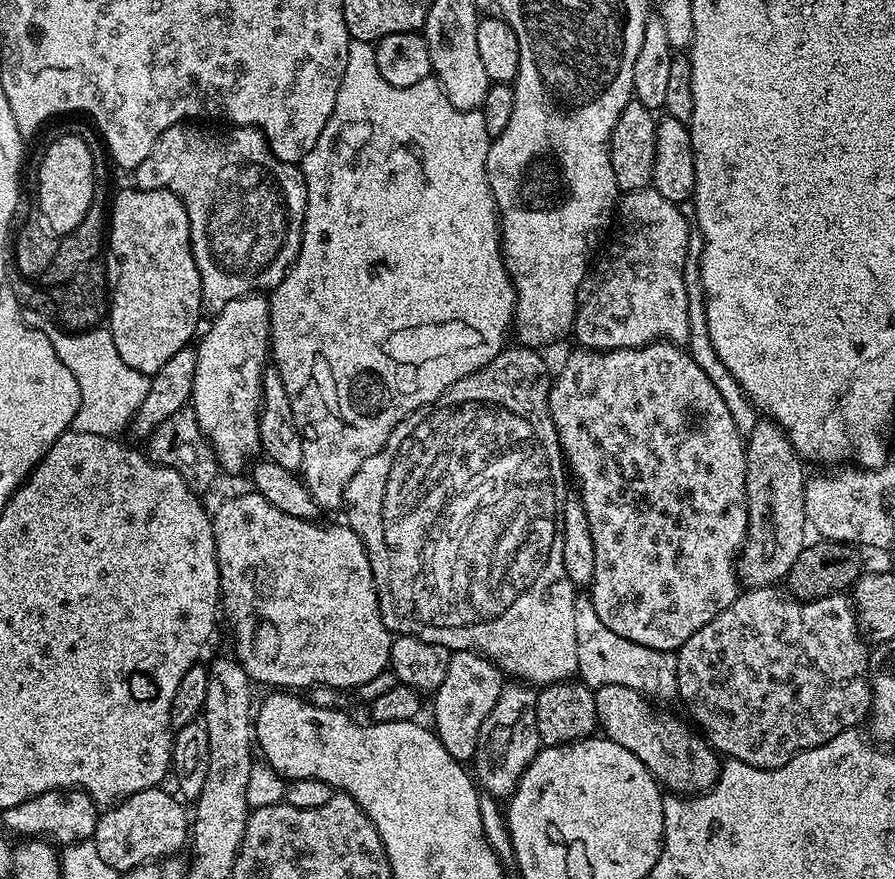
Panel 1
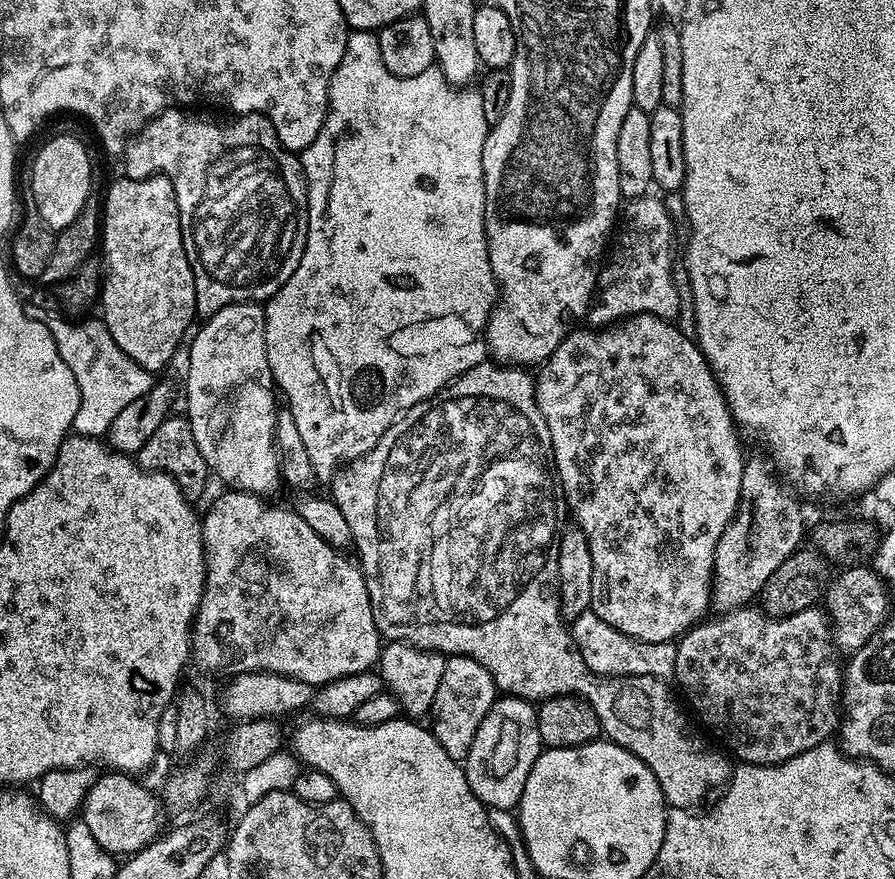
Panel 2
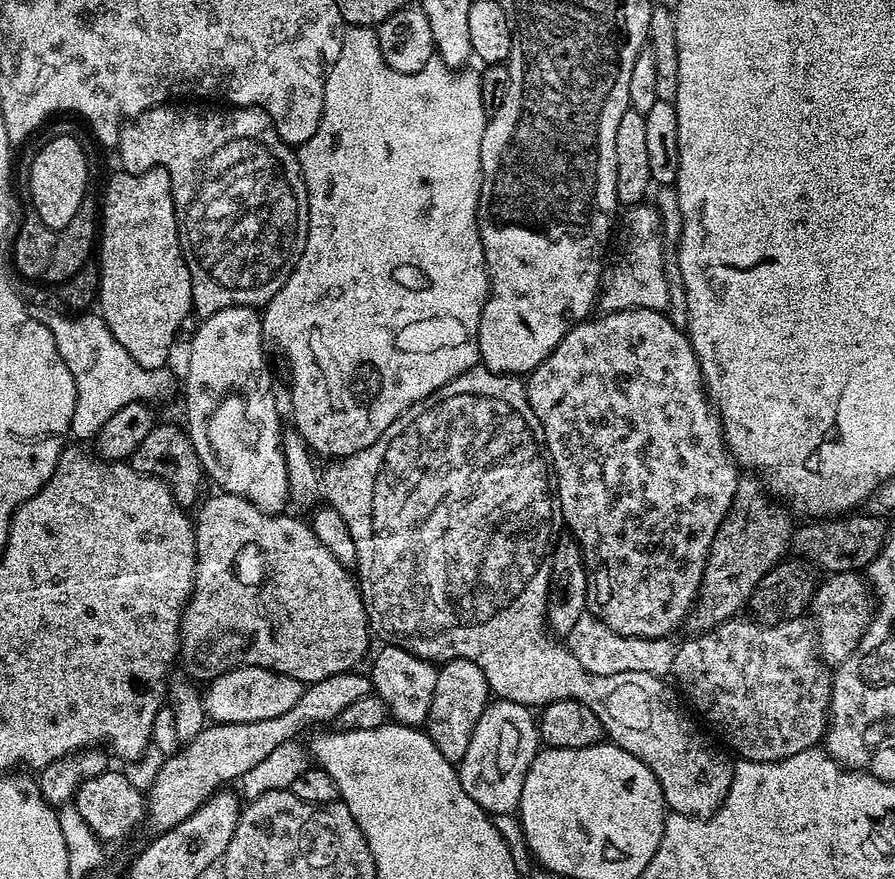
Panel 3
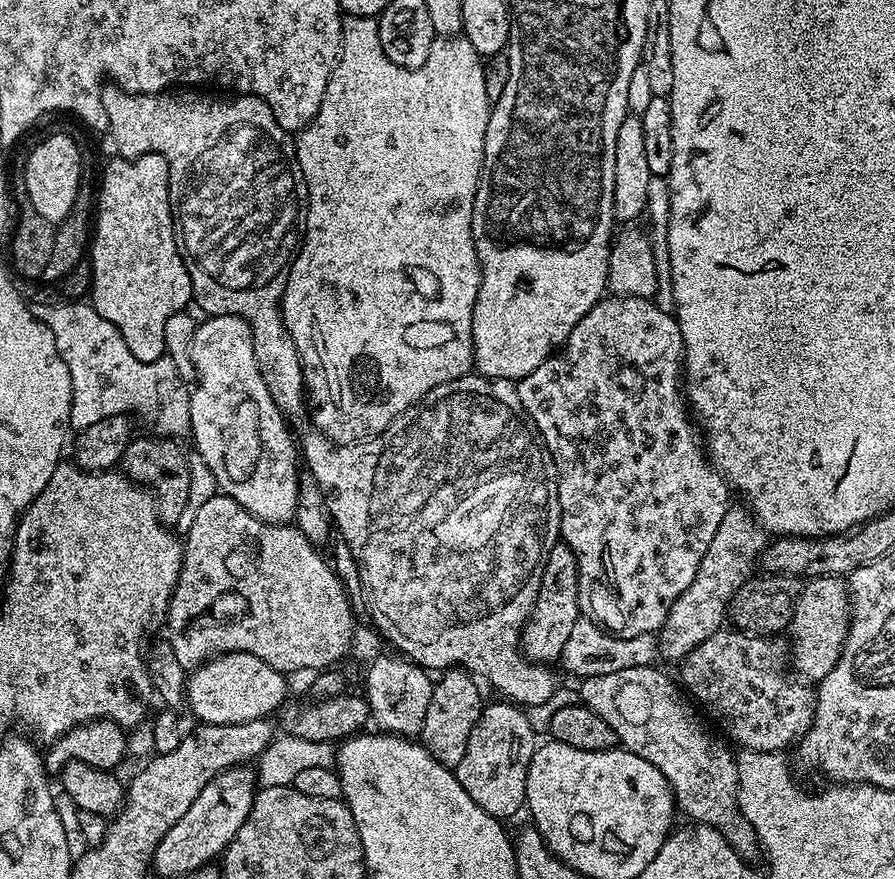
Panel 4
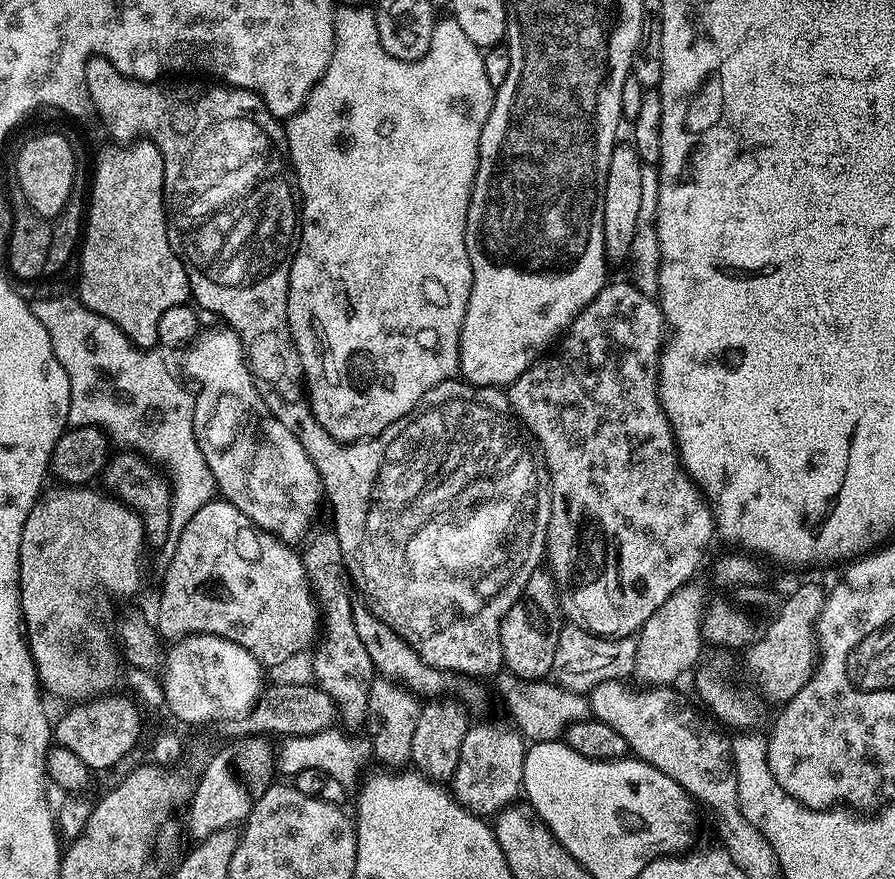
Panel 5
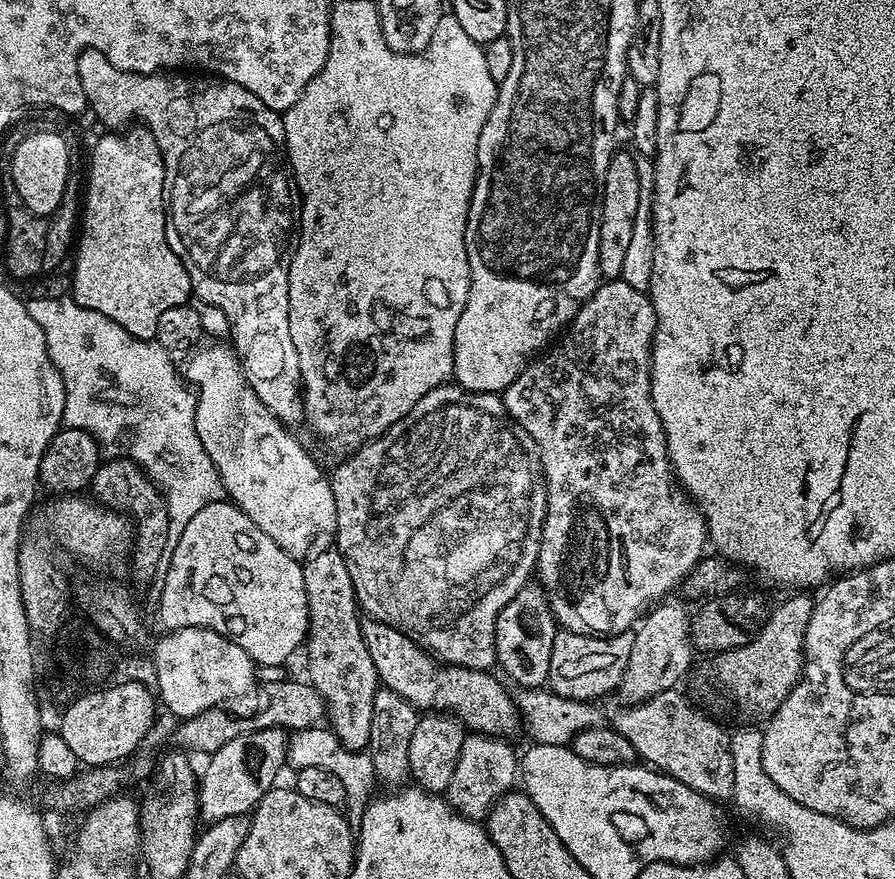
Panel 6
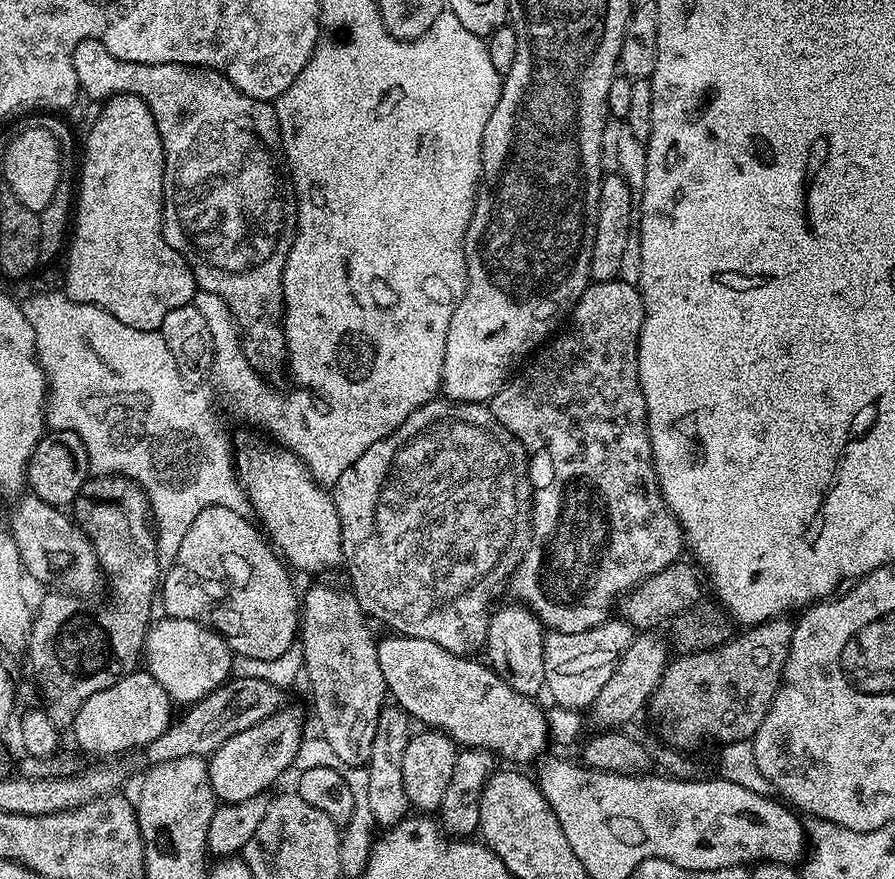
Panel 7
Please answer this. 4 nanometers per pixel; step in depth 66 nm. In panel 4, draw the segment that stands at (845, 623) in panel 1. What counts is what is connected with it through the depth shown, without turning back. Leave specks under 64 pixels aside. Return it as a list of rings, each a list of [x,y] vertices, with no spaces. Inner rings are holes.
[[[721,630],[710,634],[710,638],[706,638],[706,642],[702,642],[702,646],[694,646],[694,650],[685,656],[680,664],[682,668],[679,679],[685,691],[690,692],[689,697],[697,705],[700,703],[704,707],[703,715],[709,721],[712,719],[721,728],[719,731],[737,749],[745,752],[783,753],[784,748],[790,747],[791,744],[793,747],[802,739],[812,724],[813,693],[807,692],[803,688],[803,686],[805,687],[803,683],[800,683],[801,685],[791,684],[784,677],[786,648],[785,645],[783,648],[778,641],[779,639],[776,638],[749,636],[748,633],[739,630]]]

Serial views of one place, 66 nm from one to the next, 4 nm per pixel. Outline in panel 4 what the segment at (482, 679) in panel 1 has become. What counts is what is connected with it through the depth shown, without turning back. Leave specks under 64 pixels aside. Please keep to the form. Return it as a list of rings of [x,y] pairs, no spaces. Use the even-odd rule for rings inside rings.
[[[448,670],[441,676],[444,677],[433,683],[430,707],[426,710],[426,722],[422,722],[418,740],[442,766],[454,770],[466,754],[466,742],[470,742],[470,730],[474,730],[482,711],[481,685],[463,670]]]

